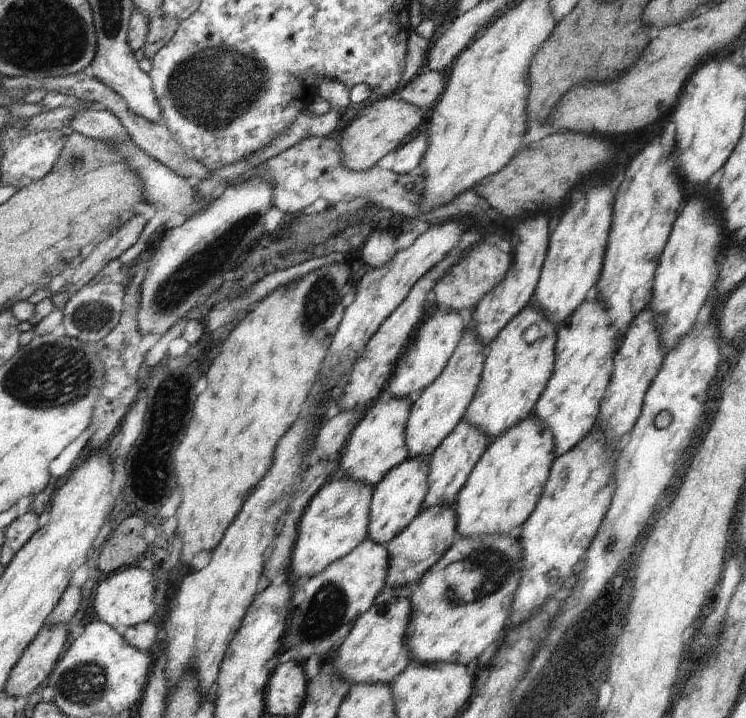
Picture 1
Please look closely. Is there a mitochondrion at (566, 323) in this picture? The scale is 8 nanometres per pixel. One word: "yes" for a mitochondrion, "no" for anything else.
no

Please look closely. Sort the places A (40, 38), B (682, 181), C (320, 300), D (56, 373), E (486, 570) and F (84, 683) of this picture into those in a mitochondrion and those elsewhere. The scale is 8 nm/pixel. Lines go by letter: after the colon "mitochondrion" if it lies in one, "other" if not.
A: mitochondrion
B: other
C: mitochondrion
D: mitochondrion
E: mitochondrion
F: mitochondrion

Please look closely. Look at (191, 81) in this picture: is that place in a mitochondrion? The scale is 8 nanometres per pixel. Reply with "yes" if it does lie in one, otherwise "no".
yes

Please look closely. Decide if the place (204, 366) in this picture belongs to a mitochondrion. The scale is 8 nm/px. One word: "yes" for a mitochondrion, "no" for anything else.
no

